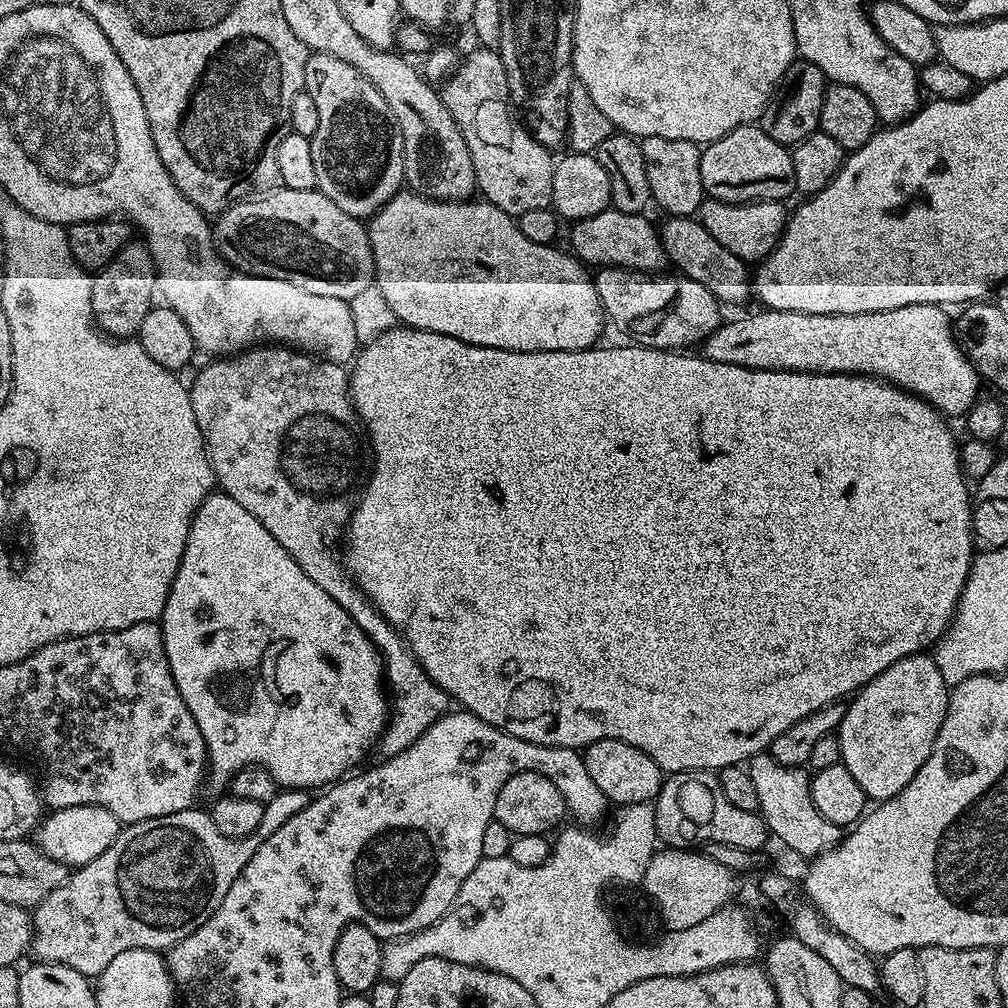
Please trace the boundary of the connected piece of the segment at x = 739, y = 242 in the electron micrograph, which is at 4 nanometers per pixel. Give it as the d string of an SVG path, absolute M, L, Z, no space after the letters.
M706 198L700 203L698 219L700 225L704 227L706 231L708 231L721 246L726 246L726 250L730 250L730 254L734 254L739 260L743 260L745 262L759 262L761 260L766 260L770 253L774 251L776 245L780 242L780 236L784 233L784 226L788 223L788 217L790 215L789 209L786 210L784 209L784 207L785 205L779 200L754 200L750 204L727 204L726 202L722 202L721 200Z

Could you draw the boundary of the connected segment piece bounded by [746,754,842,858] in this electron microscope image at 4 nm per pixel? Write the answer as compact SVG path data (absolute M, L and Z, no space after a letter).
M761 754L747 761L746 767L758 793L759 813L764 817L769 833L776 836L792 852L800 856L815 858L829 852L842 839L841 825L826 822L822 814L818 814L818 806L814 806L812 797L812 781L804 768L791 768L774 762L771 754Z

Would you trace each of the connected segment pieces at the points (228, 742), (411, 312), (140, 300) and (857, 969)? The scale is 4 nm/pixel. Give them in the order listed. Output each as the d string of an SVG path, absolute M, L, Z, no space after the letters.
M222 490L209 494L194 514L190 534L186 538L186 550L182 554L178 574L174 574L174 582L170 586L170 594L158 623L164 635L166 658L178 686L178 694L182 694L182 702L186 702L190 714L194 714L194 722L198 722L198 730L202 730L208 751L206 784L216 794L223 793L229 787L234 773L253 766L262 767L269 772L281 789L320 790L347 777L355 769L352 768L355 764L363 765L368 751L377 747L390 715L390 700L386 695L386 664L380 659L380 652L360 629L358 622L354 622L354 618L350 618L350 614L346 614L346 610L342 610L342 606L338 606L338 602L334 602L334 598L330 598L330 594L326 594L322 586L306 578L306 570L302 570L302 566L294 562L294 558L278 542L278 538L274 538L274 534L270 534L270 530L266 530L266 526L262 526L262 522L258 522L258 518L254 518L250 510L244 509L242 502L234 502L234 498L230 498Z
M401 190L394 198L390 198L390 202L386 202L386 206L382 206L382 210L378 210L375 216L371 217L367 230L376 267L374 287L382 290L382 295L385 296L386 303L390 305L390 310L394 310L397 321L409 328L426 330L434 334L446 334L450 338L458 338L474 346L501 348L511 352L553 352L554 350L580 352L583 348L593 347L599 341L596 339L599 338L600 331L606 328L606 317L602 302L598 298L596 281L590 275L589 269L577 260L575 255L567 251L559 252L559 247L530 242L530 238L525 238L522 230L518 230L515 219L507 216L502 210L498 210L498 206L487 202L472 203L471 199L428 200L414 191Z
M129 242L103 270L92 276L90 302L96 326L105 336L132 338L139 333L142 318L154 307L152 292L157 291L156 265L143 243Z
M768 872L760 880L760 892L780 911L782 919L788 923L787 931L795 936L810 950L817 952L821 958L838 974L841 985L876 994L881 991L878 964L869 953L863 952L846 934L838 934L824 921L816 907L809 902L803 891L788 876L780 872Z

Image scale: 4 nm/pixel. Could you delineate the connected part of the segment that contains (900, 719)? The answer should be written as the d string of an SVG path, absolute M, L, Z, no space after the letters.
M917 654L886 666L847 701L838 729L840 763L850 770L869 801L894 798L922 770L922 762L930 758L934 738L942 730L949 691L931 655Z

